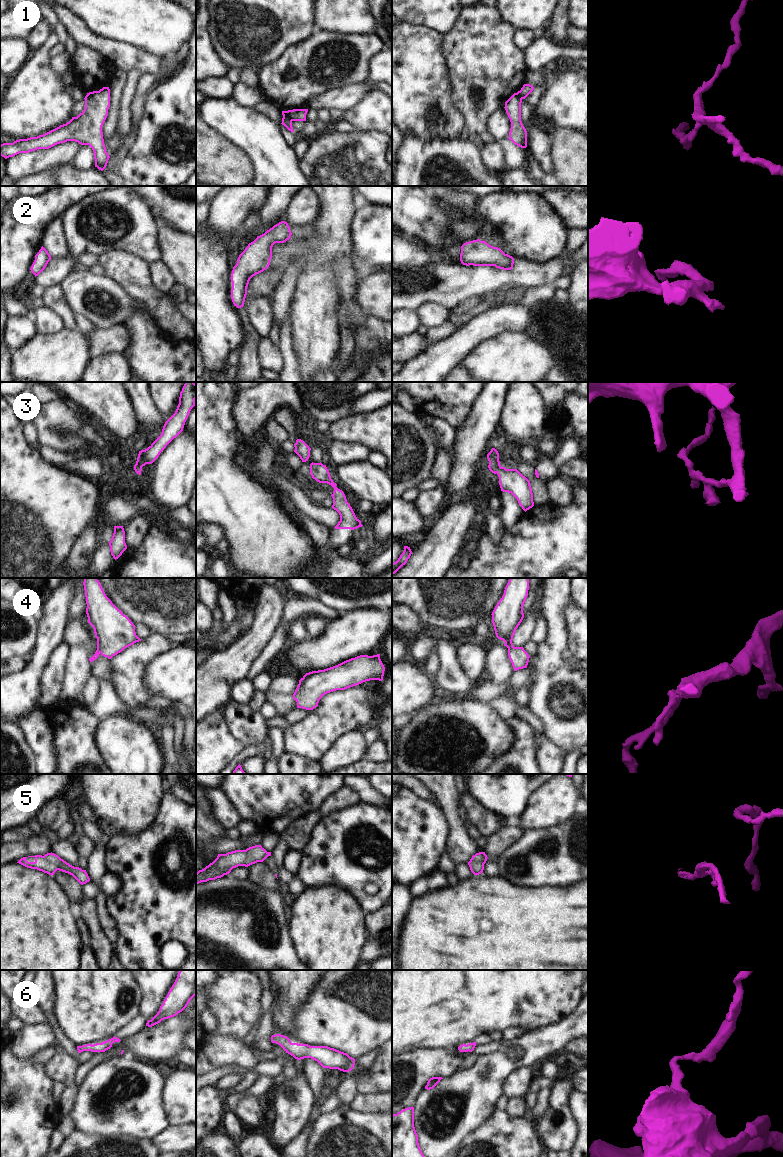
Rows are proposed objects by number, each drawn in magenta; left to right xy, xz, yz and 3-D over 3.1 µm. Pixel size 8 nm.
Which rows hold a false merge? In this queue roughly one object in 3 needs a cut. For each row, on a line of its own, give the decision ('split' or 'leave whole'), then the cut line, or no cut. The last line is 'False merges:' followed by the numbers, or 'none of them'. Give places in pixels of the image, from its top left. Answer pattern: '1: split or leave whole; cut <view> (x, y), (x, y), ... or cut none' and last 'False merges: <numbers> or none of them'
1: split; cut xz (283, 115), (292, 120)
2: leave whole; cut none
3: leave whole; cut none
4: leave whole; cut none
5: leave whole; cut none
6: leave whole; cut none
False merges: 1

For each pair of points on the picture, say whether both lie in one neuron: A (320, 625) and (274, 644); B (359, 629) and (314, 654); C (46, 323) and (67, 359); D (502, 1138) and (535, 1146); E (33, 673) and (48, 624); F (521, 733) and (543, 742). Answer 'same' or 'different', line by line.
A: different
B: same
C: different
D: same
E: same
F: different

